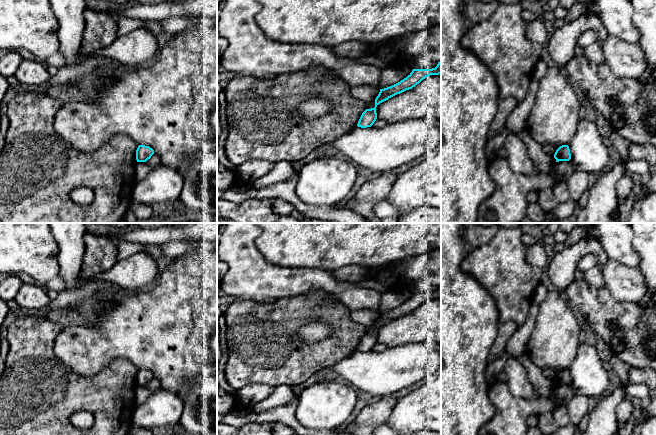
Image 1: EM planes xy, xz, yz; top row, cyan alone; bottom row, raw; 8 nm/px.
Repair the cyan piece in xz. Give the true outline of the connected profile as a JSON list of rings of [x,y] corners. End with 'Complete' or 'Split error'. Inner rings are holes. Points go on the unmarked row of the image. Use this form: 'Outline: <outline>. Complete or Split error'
Outline: [[[441,285],[438,286],[437,290],[432,293],[413,293],[412,296],[400,306],[390,311],[380,313],[380,316],[375,323],[375,331],[371,333],[366,333],[362,337],[357,350],[361,352],[371,351],[377,343],[376,331],[380,327],[406,314],[412,313],[423,303],[430,299],[439,298],[441,298]]]. Complete

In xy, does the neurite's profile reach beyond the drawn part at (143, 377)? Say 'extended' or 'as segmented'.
as segmented

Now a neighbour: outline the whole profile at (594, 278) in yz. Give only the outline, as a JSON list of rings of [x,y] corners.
[[[597,265],[584,273],[584,280],[591,289],[604,289],[605,283],[601,265]]]

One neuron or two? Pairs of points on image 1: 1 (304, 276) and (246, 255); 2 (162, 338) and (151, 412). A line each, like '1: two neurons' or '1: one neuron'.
1: one neuron
2: two neurons

